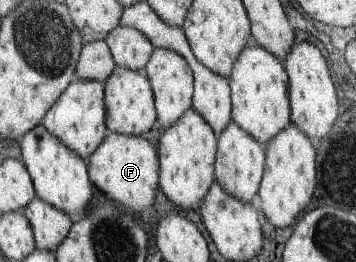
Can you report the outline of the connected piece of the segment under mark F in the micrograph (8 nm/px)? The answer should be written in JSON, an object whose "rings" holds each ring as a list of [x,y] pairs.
{"rings":[[[108,132],[104,142],[92,154],[89,161],[89,174],[92,176],[92,181],[107,200],[126,207],[138,217],[153,206],[160,185],[157,184],[157,180],[160,180],[160,158],[157,158],[157,152],[145,140],[145,136],[125,136]]]}

